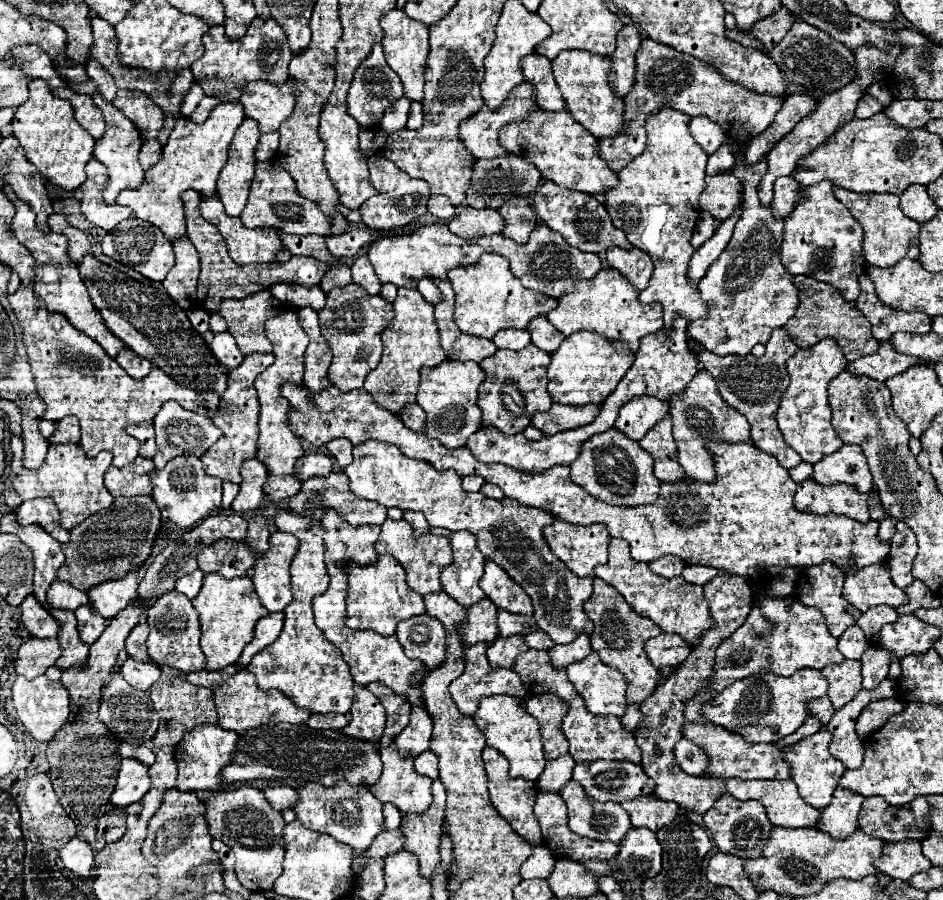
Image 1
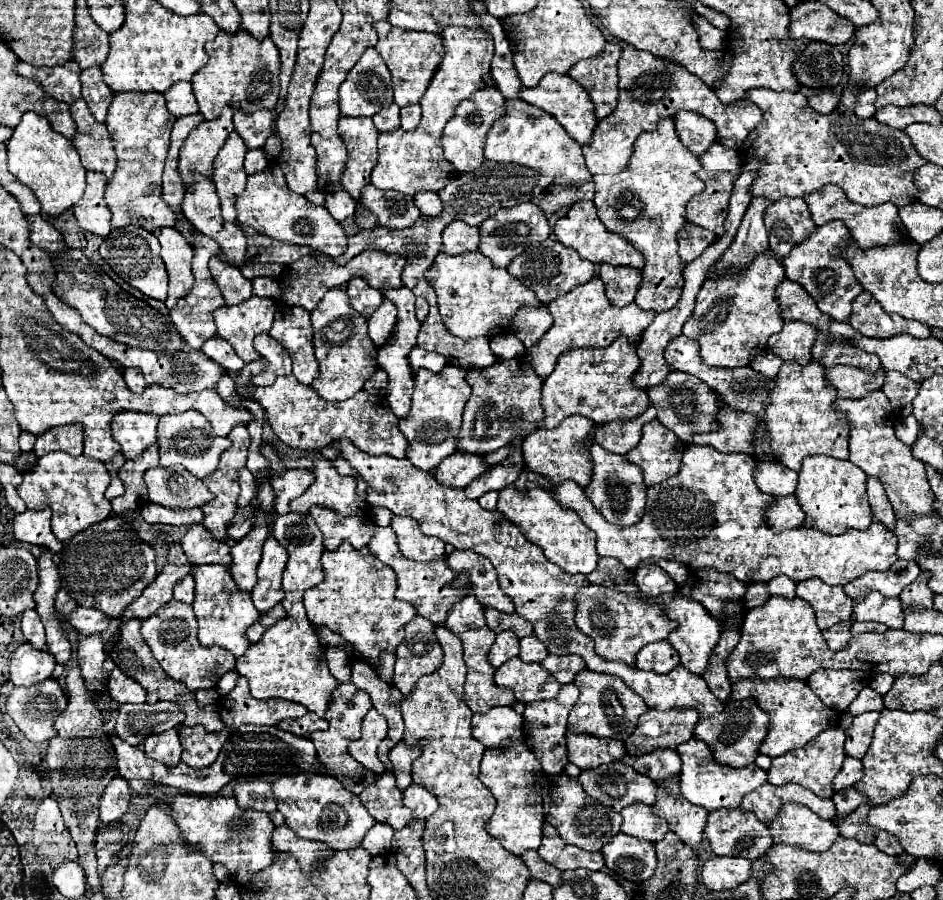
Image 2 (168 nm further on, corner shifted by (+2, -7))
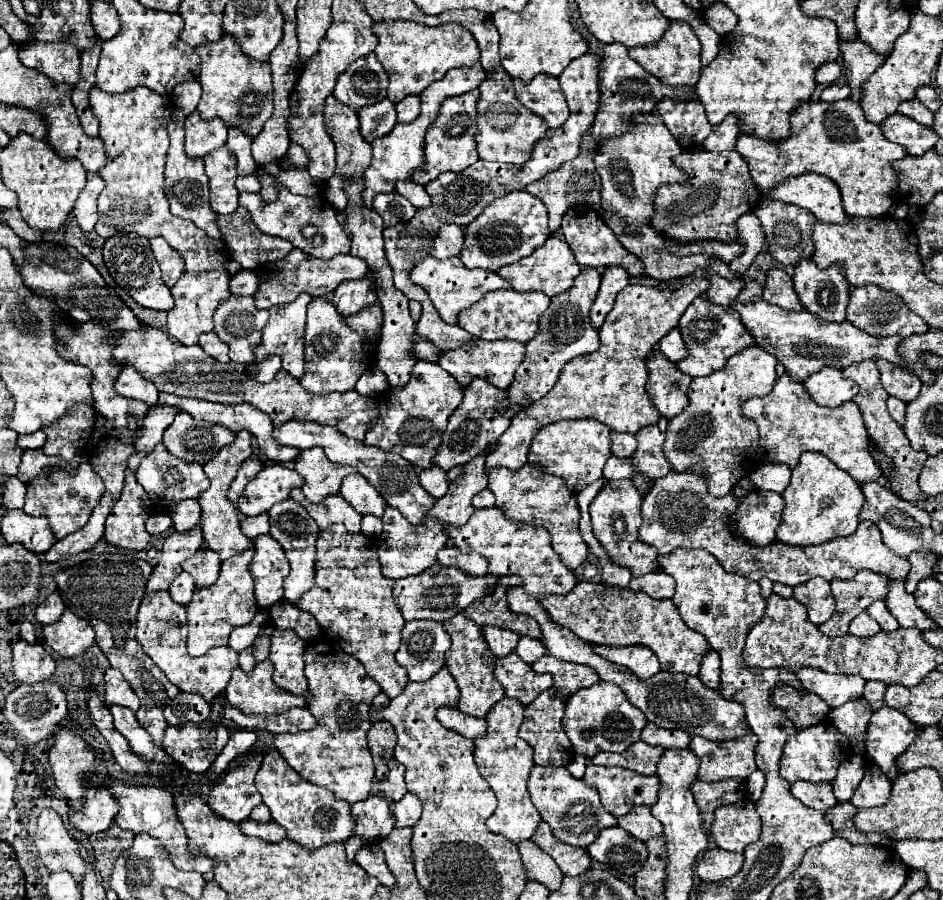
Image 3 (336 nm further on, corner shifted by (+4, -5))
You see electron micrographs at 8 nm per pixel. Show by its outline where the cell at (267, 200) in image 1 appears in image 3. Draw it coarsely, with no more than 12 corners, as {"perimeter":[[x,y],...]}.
{"perimeter":[[278,189],[262,205],[240,193],[262,233],[308,255],[350,253],[336,209],[324,199]]}

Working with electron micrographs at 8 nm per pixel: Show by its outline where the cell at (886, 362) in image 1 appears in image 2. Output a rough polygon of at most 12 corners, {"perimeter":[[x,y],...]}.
{"perimeter":[[850,365],[826,371],[838,397],[858,399],[880,389],[886,371]]}

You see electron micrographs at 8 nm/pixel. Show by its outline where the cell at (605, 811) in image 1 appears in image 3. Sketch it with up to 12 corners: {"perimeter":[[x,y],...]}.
{"perimeter":[[534,765],[528,793],[556,839],[586,847],[618,825],[566,767]]}

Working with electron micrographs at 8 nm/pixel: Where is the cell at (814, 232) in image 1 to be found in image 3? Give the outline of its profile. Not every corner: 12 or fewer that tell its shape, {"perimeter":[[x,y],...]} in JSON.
{"perimeter":[[794,267],[794,291],[824,321],[846,319],[850,285],[842,269]]}

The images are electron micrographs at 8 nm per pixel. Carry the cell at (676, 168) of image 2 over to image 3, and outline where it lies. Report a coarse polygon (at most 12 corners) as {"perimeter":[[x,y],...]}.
{"perimeter":[[656,113],[598,141],[602,209],[650,221],[662,183],[686,173],[682,149]]}

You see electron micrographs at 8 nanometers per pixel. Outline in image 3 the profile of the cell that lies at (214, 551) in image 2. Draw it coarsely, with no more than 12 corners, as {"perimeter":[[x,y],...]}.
{"perimeter":[[196,499],[168,505],[174,529],[194,529],[202,509]]}

